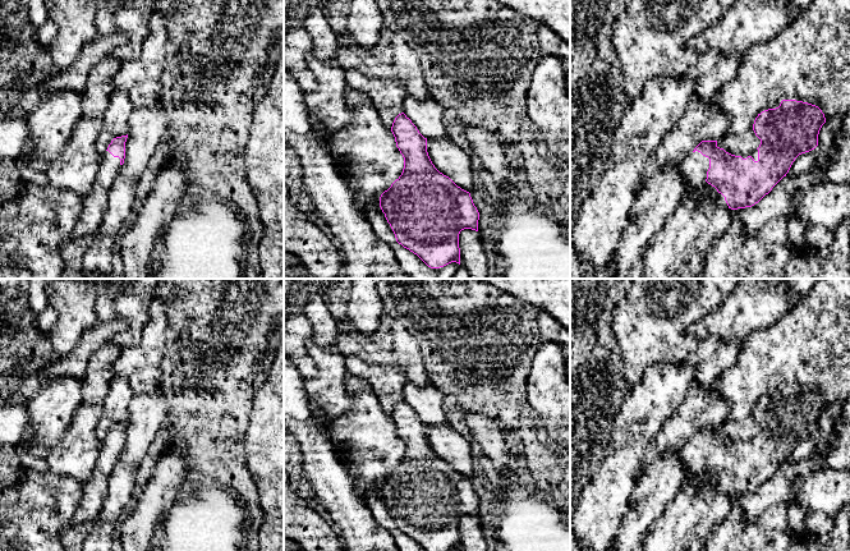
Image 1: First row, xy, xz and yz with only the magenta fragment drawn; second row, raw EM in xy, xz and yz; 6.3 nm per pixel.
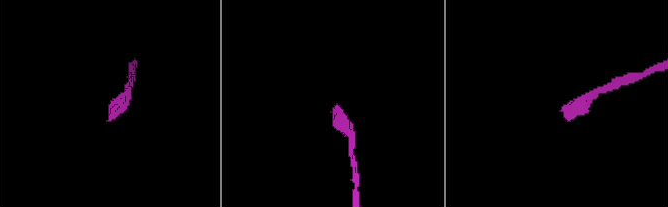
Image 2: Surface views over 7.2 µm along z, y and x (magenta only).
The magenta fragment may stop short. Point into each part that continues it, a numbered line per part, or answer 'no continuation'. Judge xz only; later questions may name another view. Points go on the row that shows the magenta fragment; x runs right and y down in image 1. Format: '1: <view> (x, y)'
no continuation

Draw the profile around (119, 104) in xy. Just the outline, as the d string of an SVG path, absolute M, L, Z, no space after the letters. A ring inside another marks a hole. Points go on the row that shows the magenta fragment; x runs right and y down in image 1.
M114 91L102 115L102 130L96 141L96 150L102 156L111 141L128 134L128 118L133 106L128 95Z

